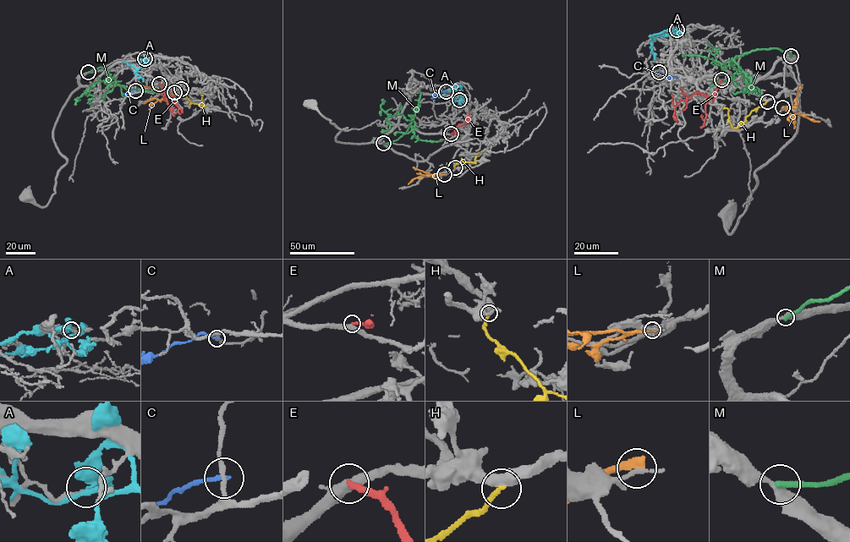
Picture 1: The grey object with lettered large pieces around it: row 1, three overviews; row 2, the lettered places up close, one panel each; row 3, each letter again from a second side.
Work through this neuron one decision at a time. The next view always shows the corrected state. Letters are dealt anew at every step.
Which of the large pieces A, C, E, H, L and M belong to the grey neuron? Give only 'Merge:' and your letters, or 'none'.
Merge: none

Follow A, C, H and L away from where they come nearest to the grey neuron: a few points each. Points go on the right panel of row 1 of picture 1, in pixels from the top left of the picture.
A: (677, 30), (667, 29), (652, 36), (686, 31)
C: (659, 72), (677, 78)
H: (767, 101), (753, 110), (746, 121), (736, 128), (732, 127), (729, 121), (728, 110), (722, 109)
L: (782, 107), (792, 117), (802, 114), (819, 121)

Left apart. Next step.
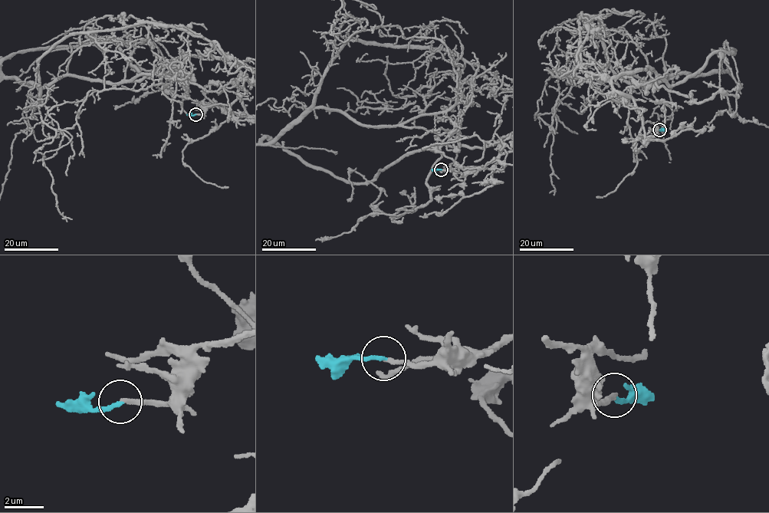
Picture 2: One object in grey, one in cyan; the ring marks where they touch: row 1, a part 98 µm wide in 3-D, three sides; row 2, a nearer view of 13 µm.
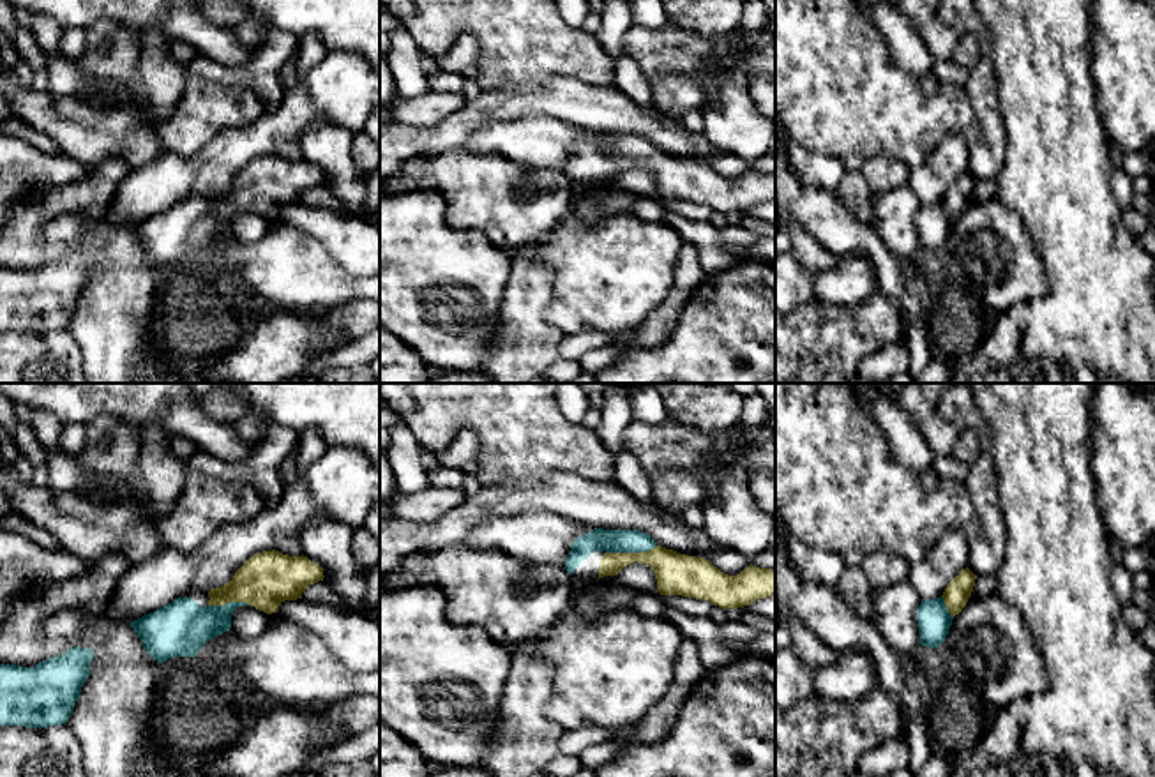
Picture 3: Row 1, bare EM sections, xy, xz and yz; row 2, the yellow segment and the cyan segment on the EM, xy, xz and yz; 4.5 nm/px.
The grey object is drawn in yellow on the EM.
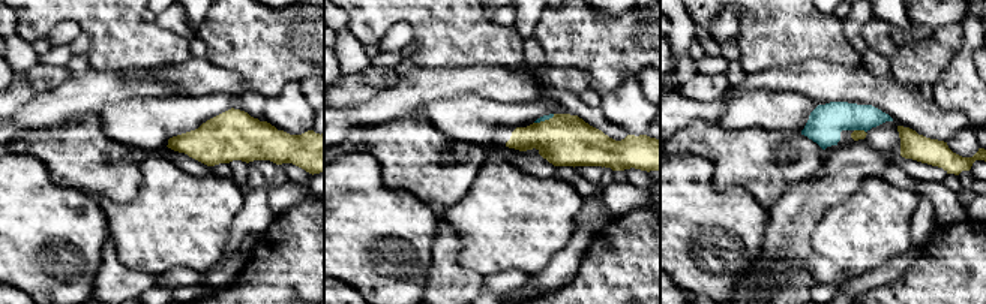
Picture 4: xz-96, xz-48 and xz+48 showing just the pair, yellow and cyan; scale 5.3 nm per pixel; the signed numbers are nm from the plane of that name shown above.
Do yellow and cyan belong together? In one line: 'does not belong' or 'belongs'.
belongs

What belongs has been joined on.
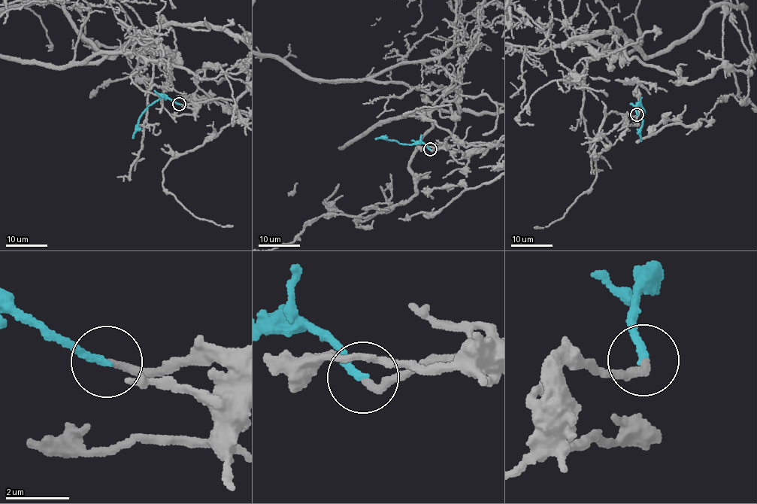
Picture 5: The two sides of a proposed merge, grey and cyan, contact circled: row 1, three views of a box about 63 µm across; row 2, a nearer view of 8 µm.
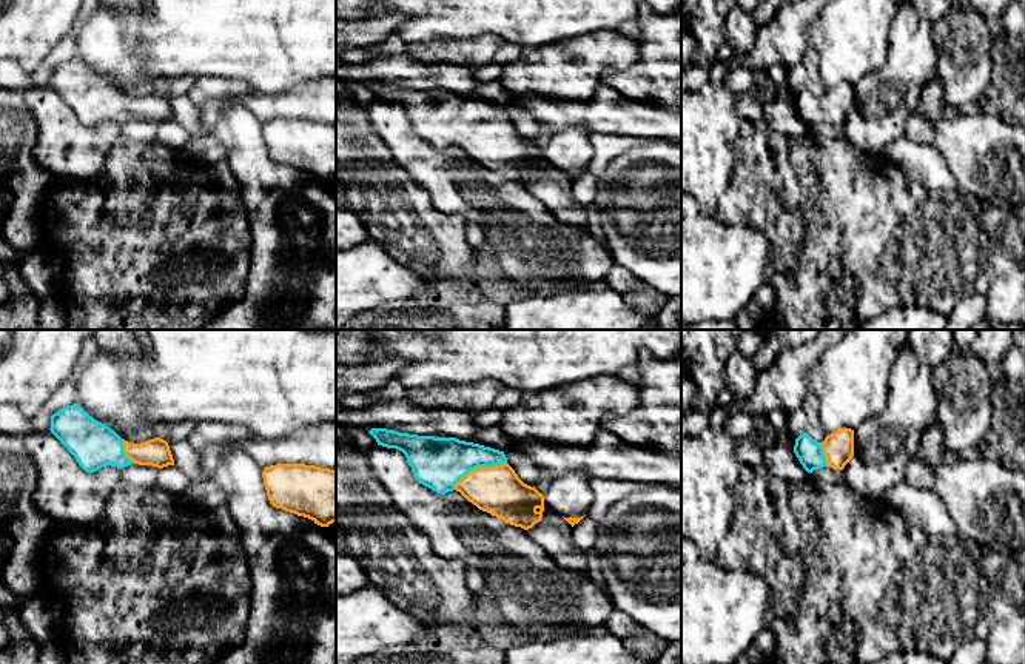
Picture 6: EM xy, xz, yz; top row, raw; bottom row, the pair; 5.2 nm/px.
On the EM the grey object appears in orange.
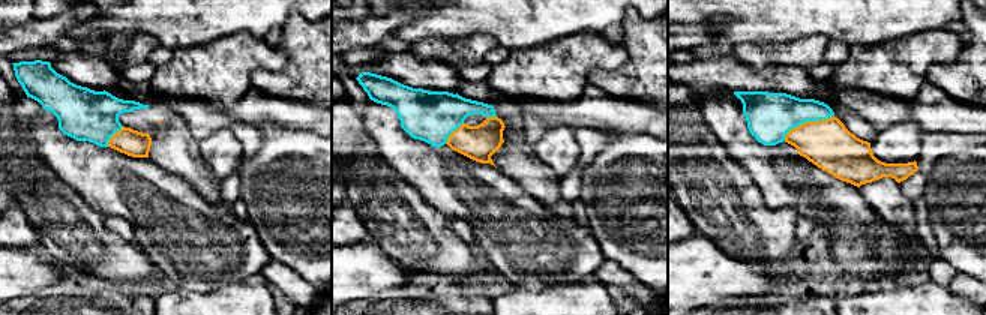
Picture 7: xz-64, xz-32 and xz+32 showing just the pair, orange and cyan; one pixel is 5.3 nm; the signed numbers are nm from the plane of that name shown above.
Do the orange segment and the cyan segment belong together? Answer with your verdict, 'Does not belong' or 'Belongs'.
Belongs

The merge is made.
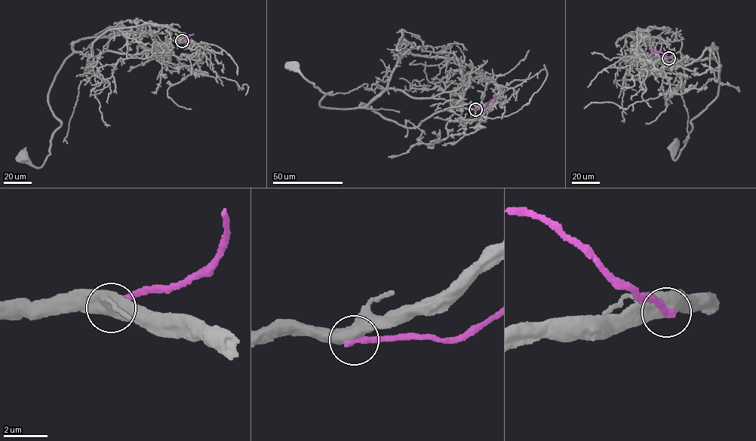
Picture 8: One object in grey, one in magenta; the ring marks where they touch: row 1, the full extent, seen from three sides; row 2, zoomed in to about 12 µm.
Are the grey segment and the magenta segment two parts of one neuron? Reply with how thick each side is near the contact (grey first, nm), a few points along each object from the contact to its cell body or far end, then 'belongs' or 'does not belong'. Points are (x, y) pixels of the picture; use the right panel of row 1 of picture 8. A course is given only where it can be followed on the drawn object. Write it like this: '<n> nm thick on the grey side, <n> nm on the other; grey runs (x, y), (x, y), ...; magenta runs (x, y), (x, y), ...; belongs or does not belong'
600 nm thick on the grey side, 320 nm on the other; grey runs (668, 58), (684, 65), (718, 47), (712, 49), (717, 96), (691, 120), (675, 160), (674, 147); magenta runs (668, 58), (651, 50); does not belong

